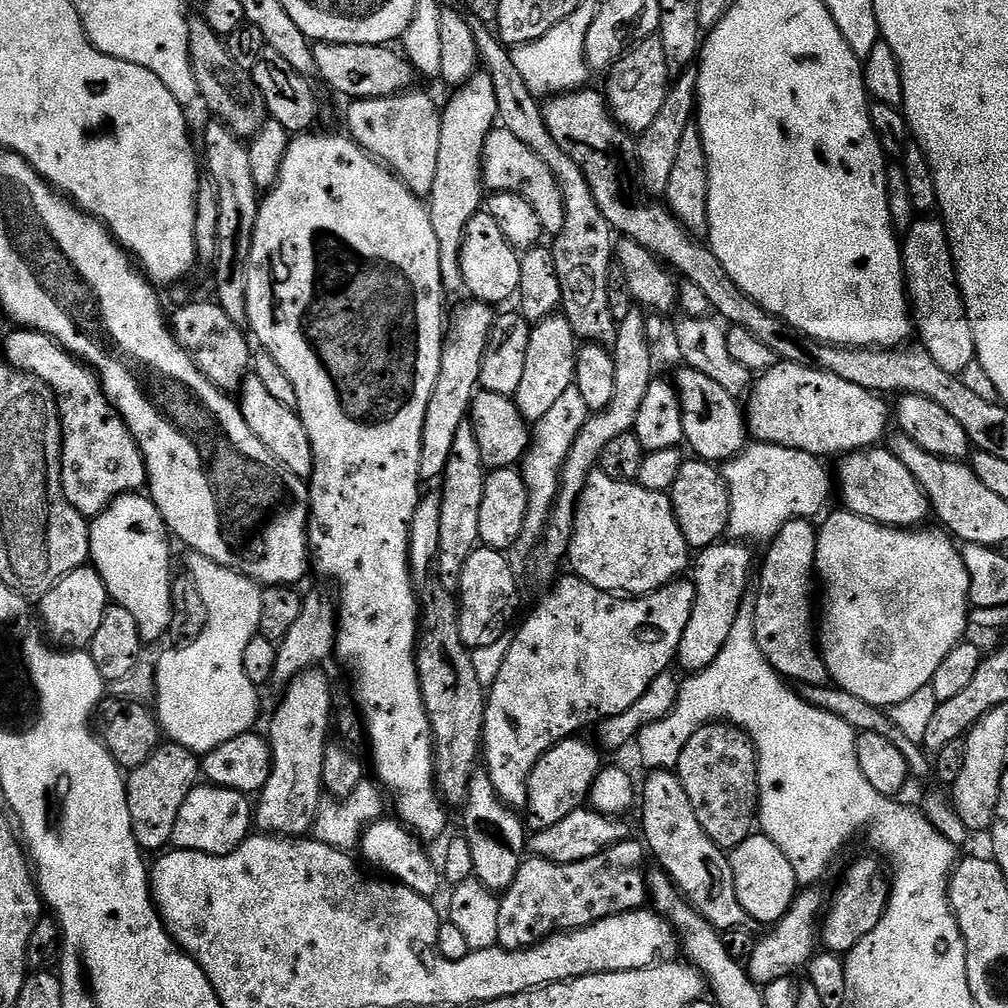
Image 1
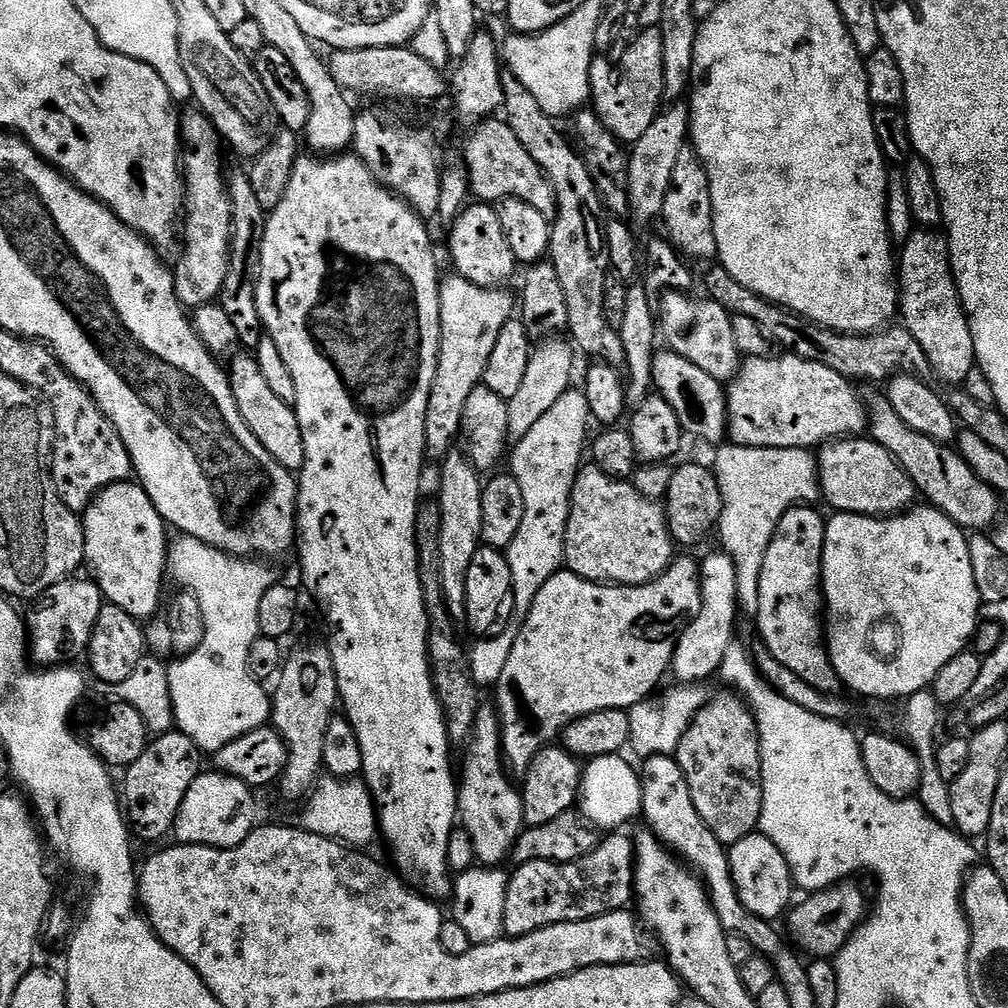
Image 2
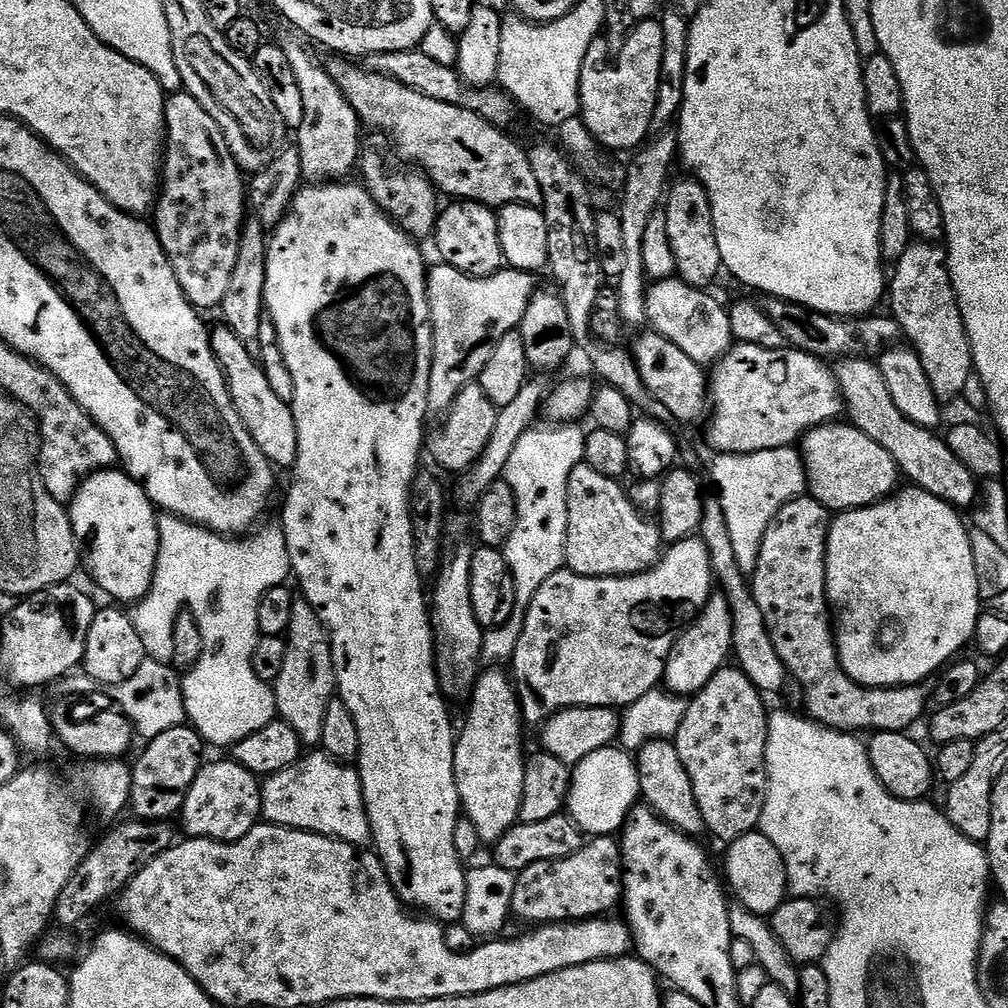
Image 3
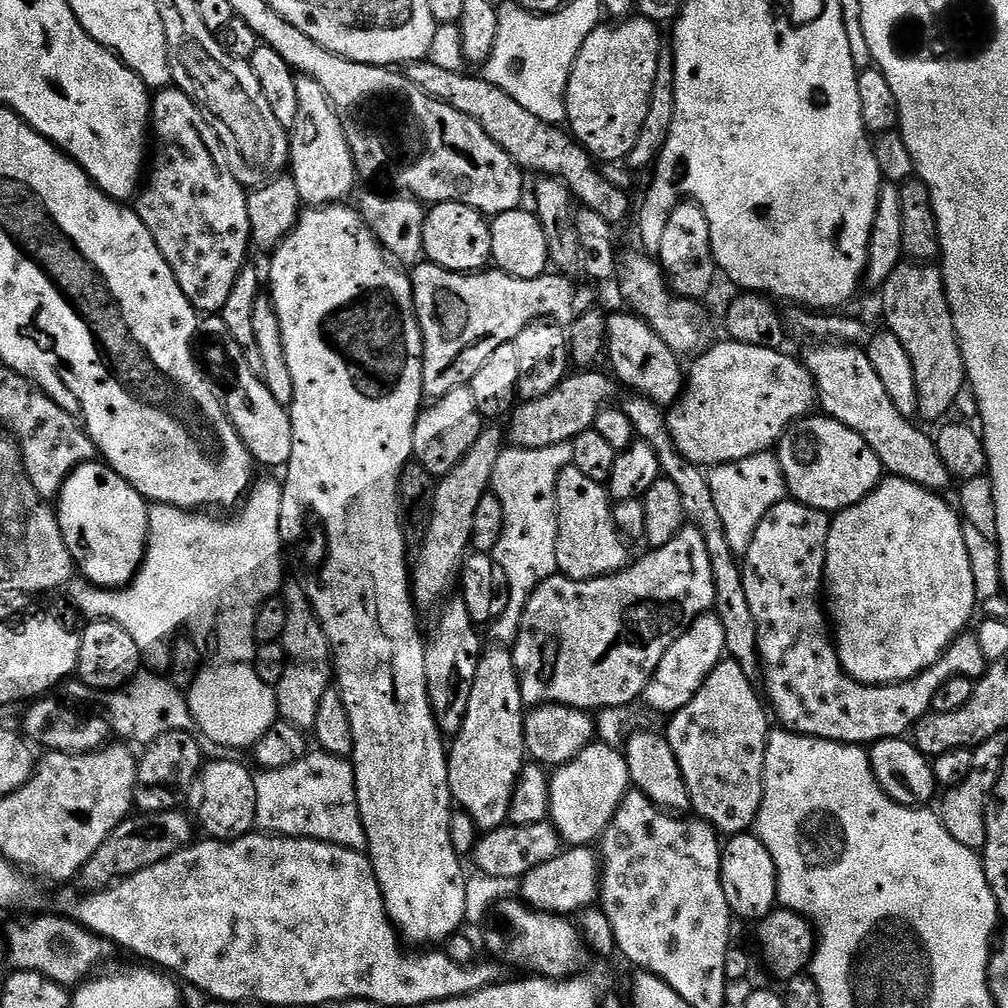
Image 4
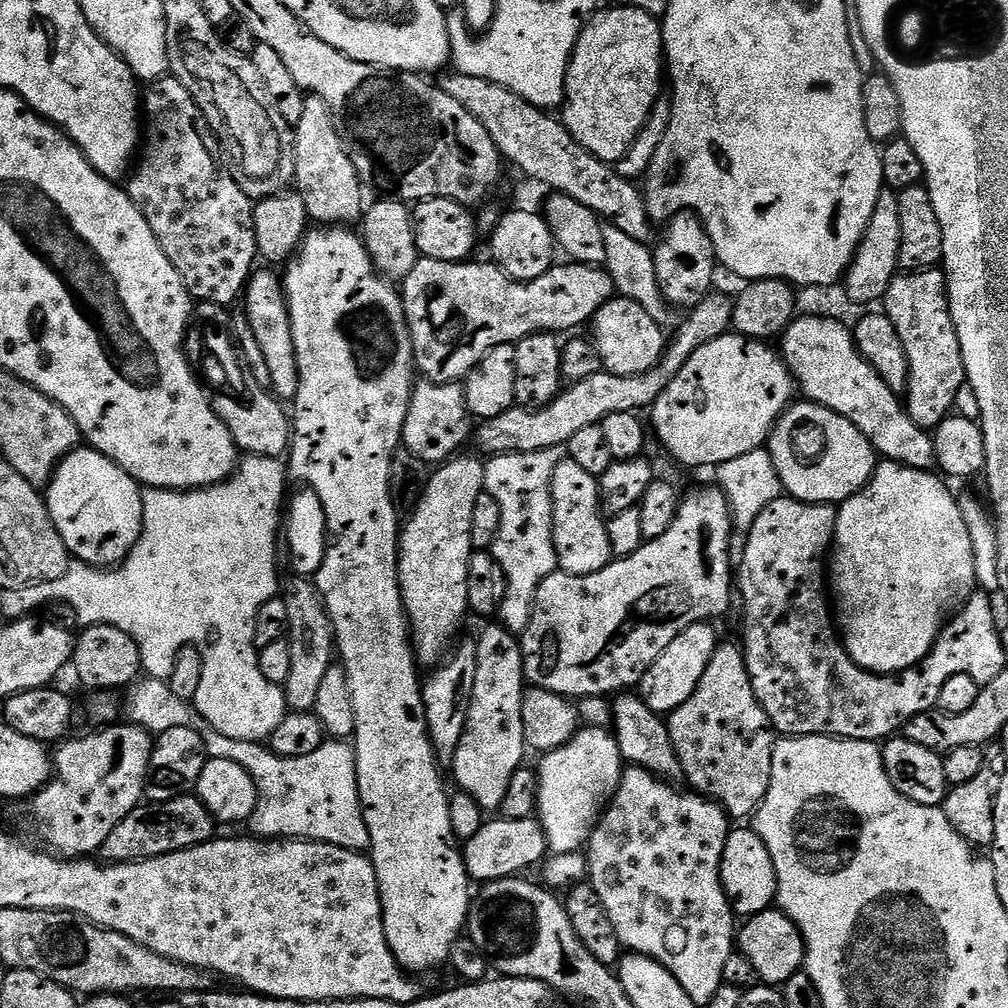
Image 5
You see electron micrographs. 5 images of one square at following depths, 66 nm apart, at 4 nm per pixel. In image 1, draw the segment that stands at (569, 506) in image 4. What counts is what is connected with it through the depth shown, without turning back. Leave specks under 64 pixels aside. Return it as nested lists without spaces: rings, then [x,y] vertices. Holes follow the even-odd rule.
[[[599,470],[589,474],[580,501],[576,503],[574,530],[566,557],[579,580],[585,580],[603,592],[627,594],[629,597],[647,596],[649,592],[656,592],[683,577],[690,568],[688,555],[690,549],[686,538],[682,538],[682,530],[678,530],[678,518],[669,493],[646,490],[631,480],[615,480]]]

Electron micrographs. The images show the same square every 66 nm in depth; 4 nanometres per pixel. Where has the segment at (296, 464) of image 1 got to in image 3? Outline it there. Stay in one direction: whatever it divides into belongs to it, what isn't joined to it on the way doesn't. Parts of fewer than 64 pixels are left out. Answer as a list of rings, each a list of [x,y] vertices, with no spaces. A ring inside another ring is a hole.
[[[217,326],[216,329],[213,327],[210,339],[212,352],[224,370],[228,381],[228,392],[232,395],[232,404],[236,407],[242,426],[246,426],[250,438],[254,438],[258,450],[266,454],[271,464],[277,469],[291,469],[298,458],[298,430],[291,403],[278,398],[278,394],[270,390],[270,381],[266,379],[259,359],[248,353],[246,346],[242,346],[242,342],[230,329],[223,326]]]

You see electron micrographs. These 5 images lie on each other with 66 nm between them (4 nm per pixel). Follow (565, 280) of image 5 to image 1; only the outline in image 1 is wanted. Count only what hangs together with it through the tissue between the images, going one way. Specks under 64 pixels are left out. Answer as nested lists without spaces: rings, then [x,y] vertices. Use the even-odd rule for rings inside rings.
[[[468,302],[468,305],[457,314],[456,317],[451,317],[450,323],[446,328],[446,339],[444,342],[444,349],[442,350],[442,362],[438,370],[438,382],[434,382],[434,394],[430,398],[430,406],[426,406],[426,422],[422,426],[422,458],[418,458],[418,474],[421,481],[428,482],[428,480],[439,481],[443,477],[446,470],[446,462],[450,462],[450,449],[454,447],[454,434],[458,434],[458,426],[464,424],[470,416],[472,411],[472,400],[475,398],[478,389],[480,388],[480,371],[482,370],[482,354],[486,350],[486,342],[488,341],[489,334],[492,333],[492,322],[494,319],[494,312],[487,304],[479,302]]]

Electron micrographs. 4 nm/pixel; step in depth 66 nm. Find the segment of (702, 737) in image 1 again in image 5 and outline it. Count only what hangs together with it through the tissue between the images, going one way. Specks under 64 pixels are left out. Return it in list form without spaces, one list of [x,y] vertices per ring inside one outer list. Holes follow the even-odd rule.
[[[717,643],[694,694],[670,713],[667,722],[687,787],[719,804],[733,821],[755,817],[766,790],[770,790],[778,736],[754,694],[754,686],[750,686],[739,643]]]

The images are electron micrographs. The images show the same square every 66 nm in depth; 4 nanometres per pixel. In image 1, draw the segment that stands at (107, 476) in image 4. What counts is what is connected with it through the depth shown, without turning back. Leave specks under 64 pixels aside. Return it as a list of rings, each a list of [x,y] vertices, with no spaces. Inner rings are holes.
[[[144,494],[117,496],[116,500],[104,512],[91,521],[88,529],[90,550],[88,555],[96,573],[102,578],[109,597],[115,603],[130,610],[134,622],[138,622],[141,641],[160,640],[170,629],[172,613],[172,548],[168,545],[170,533],[164,516],[156,509],[151,499]]]

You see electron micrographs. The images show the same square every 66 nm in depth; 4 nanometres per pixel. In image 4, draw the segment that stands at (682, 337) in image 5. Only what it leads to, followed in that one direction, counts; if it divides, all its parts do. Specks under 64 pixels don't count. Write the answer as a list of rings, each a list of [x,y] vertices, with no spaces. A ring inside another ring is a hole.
[[[580,370],[569,374],[550,394],[537,400],[525,400],[515,407],[506,424],[506,436],[517,448],[545,448],[570,442],[578,434],[593,427],[601,408],[609,403],[617,385],[611,375],[603,376],[600,370]]]

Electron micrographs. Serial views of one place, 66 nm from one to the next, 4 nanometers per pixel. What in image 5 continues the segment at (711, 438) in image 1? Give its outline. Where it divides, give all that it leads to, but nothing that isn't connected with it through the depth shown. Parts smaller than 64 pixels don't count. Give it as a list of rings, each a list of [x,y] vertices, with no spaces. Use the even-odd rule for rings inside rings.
[[[621,296],[608,300],[598,314],[593,316],[592,340],[599,351],[601,365],[605,371],[619,376],[636,376],[652,369],[667,347],[665,329],[660,328],[654,318],[636,302]]]

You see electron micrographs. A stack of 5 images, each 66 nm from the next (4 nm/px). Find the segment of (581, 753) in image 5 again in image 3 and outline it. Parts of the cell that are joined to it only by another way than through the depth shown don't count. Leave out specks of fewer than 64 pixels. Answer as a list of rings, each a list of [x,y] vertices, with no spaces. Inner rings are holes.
[[[619,746],[606,747],[582,758],[571,769],[571,774],[566,812],[580,831],[592,838],[619,833],[629,813],[641,799],[635,759]]]

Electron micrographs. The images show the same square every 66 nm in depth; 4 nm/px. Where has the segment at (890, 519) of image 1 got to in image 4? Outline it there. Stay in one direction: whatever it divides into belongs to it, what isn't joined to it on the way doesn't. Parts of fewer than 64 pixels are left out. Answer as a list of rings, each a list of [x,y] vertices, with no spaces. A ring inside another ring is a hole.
[[[809,414],[786,429],[778,445],[778,459],[791,499],[819,512],[835,514],[870,495],[886,469],[862,434],[827,414],[816,415]]]

